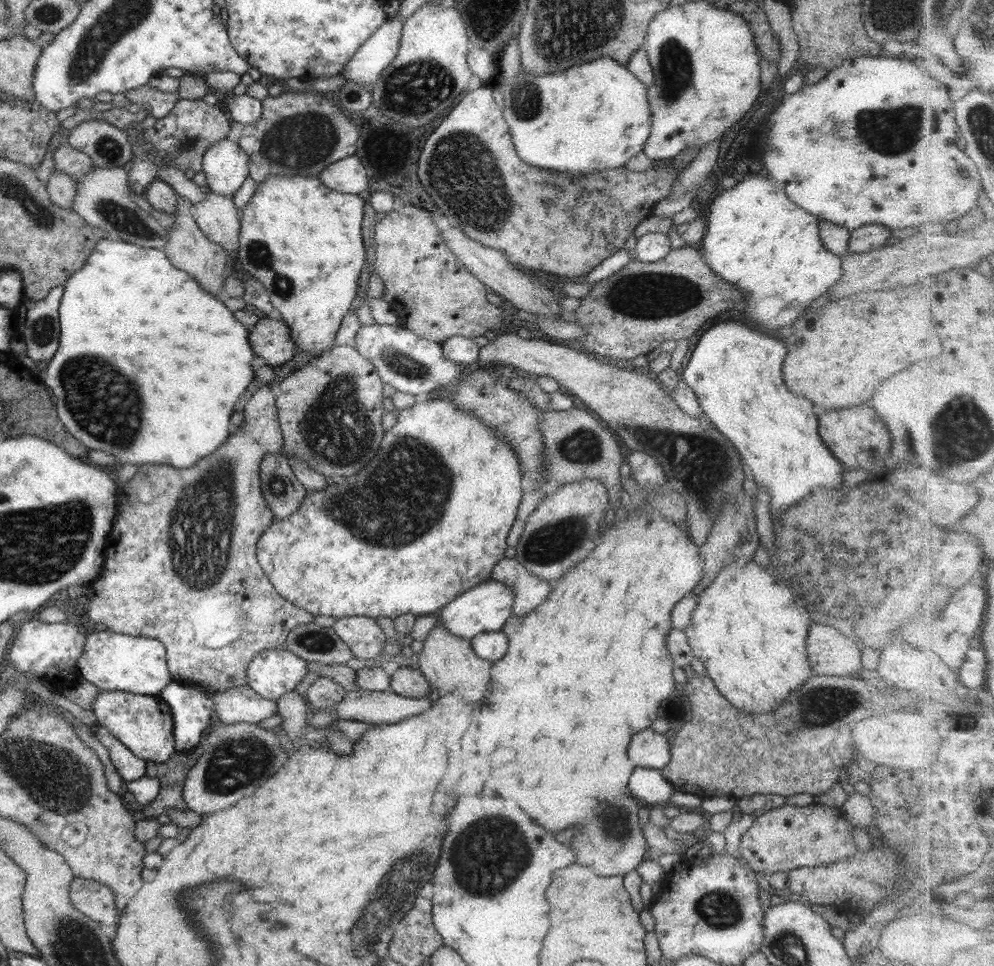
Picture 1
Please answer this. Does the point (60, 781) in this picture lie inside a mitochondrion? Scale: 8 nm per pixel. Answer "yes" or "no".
yes

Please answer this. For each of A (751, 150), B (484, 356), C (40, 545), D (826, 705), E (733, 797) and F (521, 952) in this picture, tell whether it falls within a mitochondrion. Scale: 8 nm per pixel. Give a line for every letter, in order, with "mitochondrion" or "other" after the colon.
A: other
B: other
C: mitochondrion
D: mitochondrion
E: other
F: other

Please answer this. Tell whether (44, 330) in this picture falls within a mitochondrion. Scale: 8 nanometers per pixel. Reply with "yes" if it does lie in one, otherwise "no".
yes

